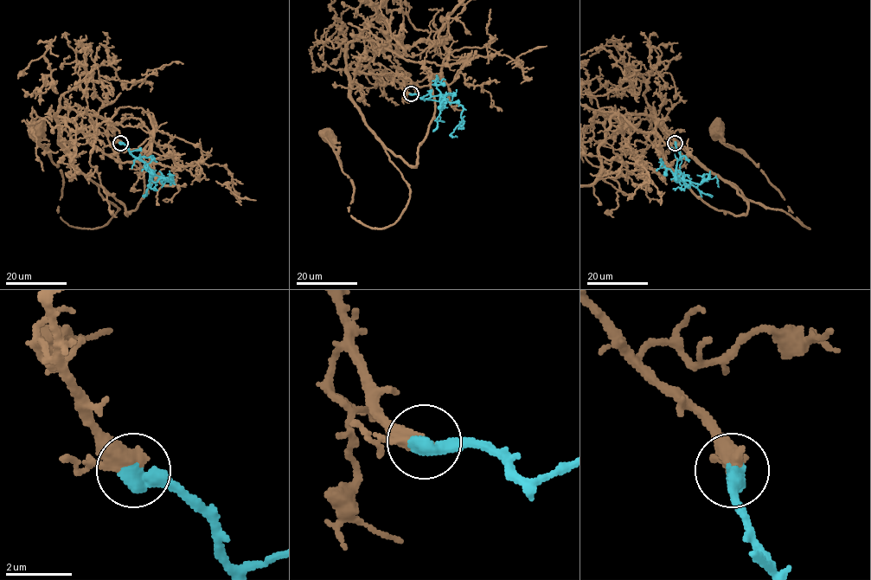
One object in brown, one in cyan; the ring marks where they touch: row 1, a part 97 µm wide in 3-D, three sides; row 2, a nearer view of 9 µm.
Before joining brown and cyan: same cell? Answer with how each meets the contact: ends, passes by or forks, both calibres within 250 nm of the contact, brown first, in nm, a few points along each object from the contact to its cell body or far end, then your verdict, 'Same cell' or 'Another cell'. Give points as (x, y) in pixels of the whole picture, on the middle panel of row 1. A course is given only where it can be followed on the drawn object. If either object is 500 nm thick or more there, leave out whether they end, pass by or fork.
Thickness 600 nm (brown) against 550 nm. Course of brown: (411, 93), (393, 74), (349, 70), (350, 99), (410, 190), (392, 224), (350, 215), (353, 182), (327, 135). Course of cyan: (411, 93), (422, 99), (440, 95), (450, 102), (458, 102), (463, 107), (462, 120), (450, 134), (457, 137). Same cell

